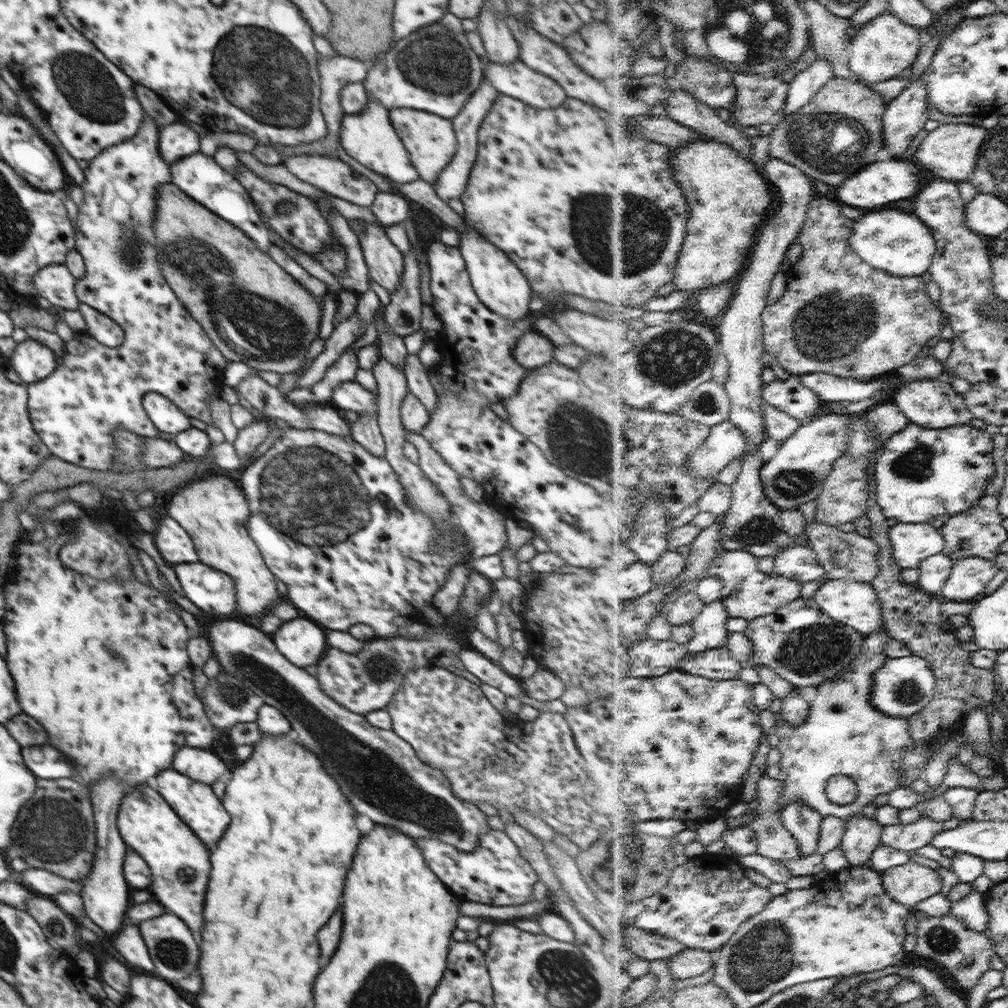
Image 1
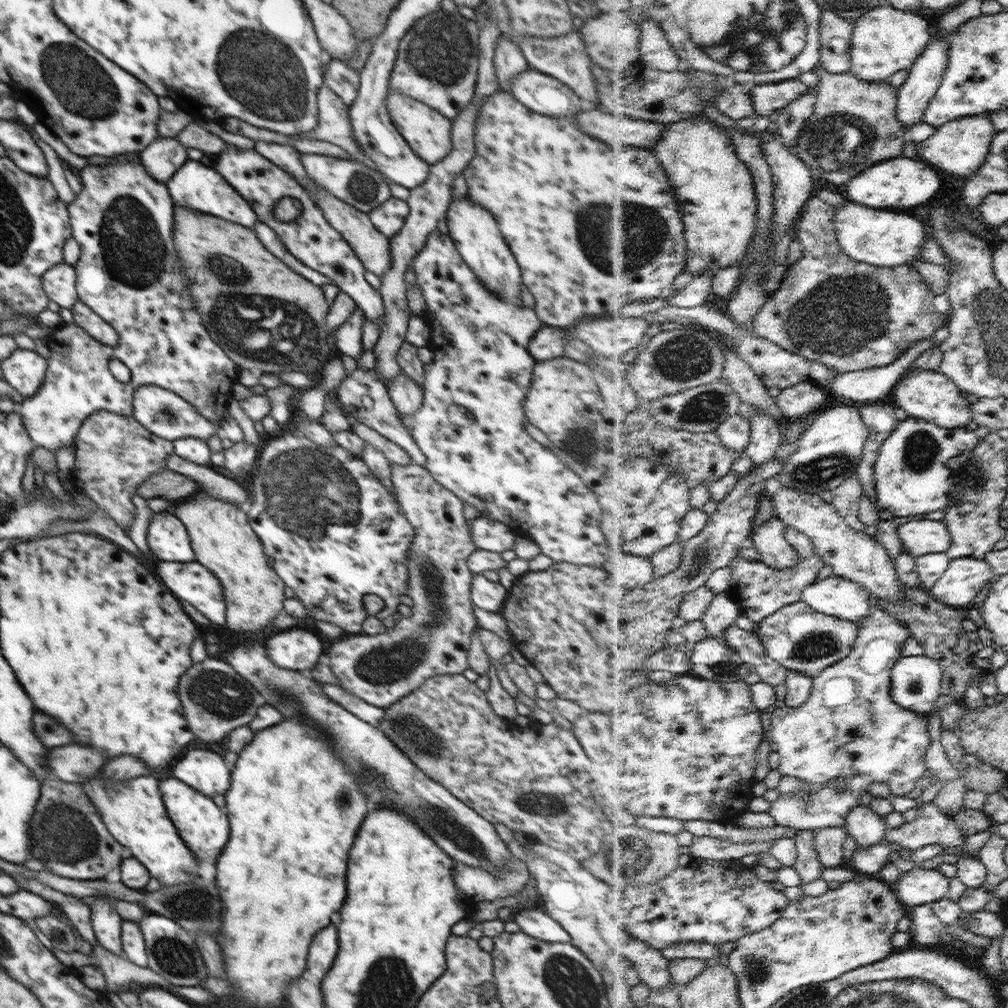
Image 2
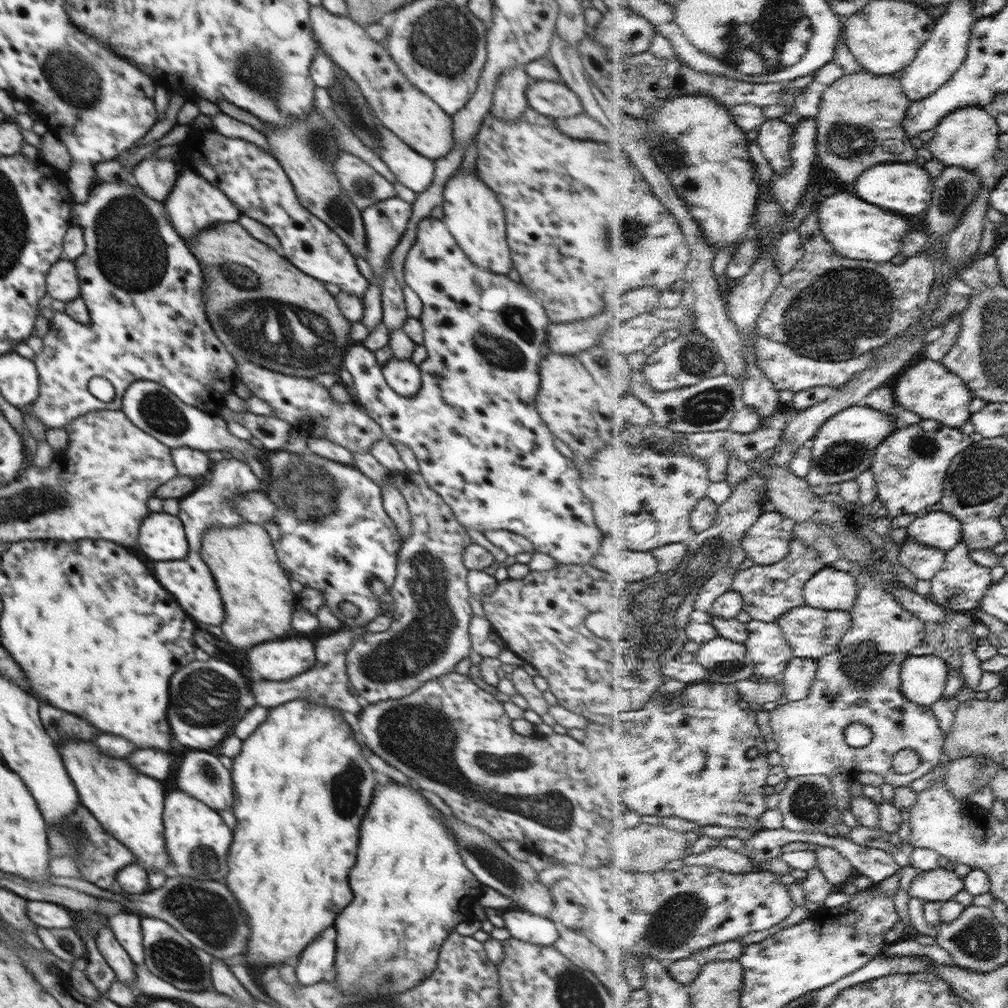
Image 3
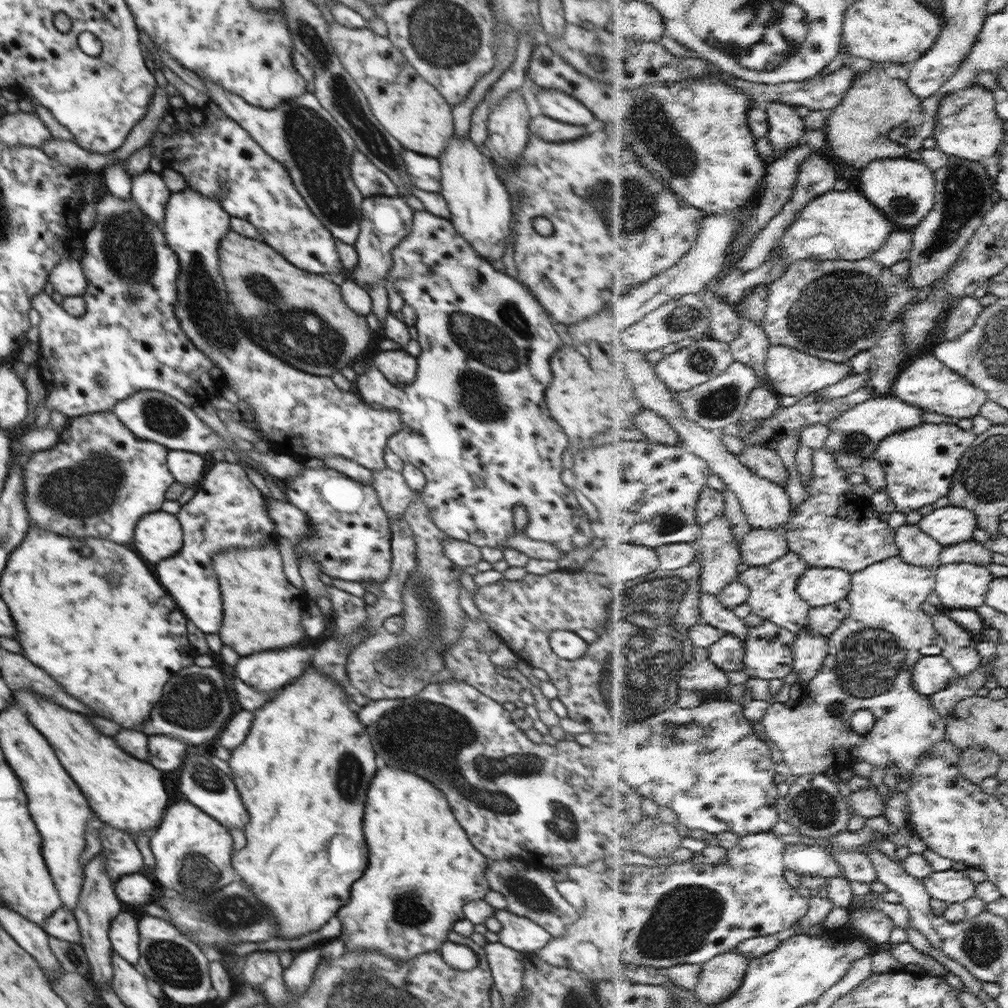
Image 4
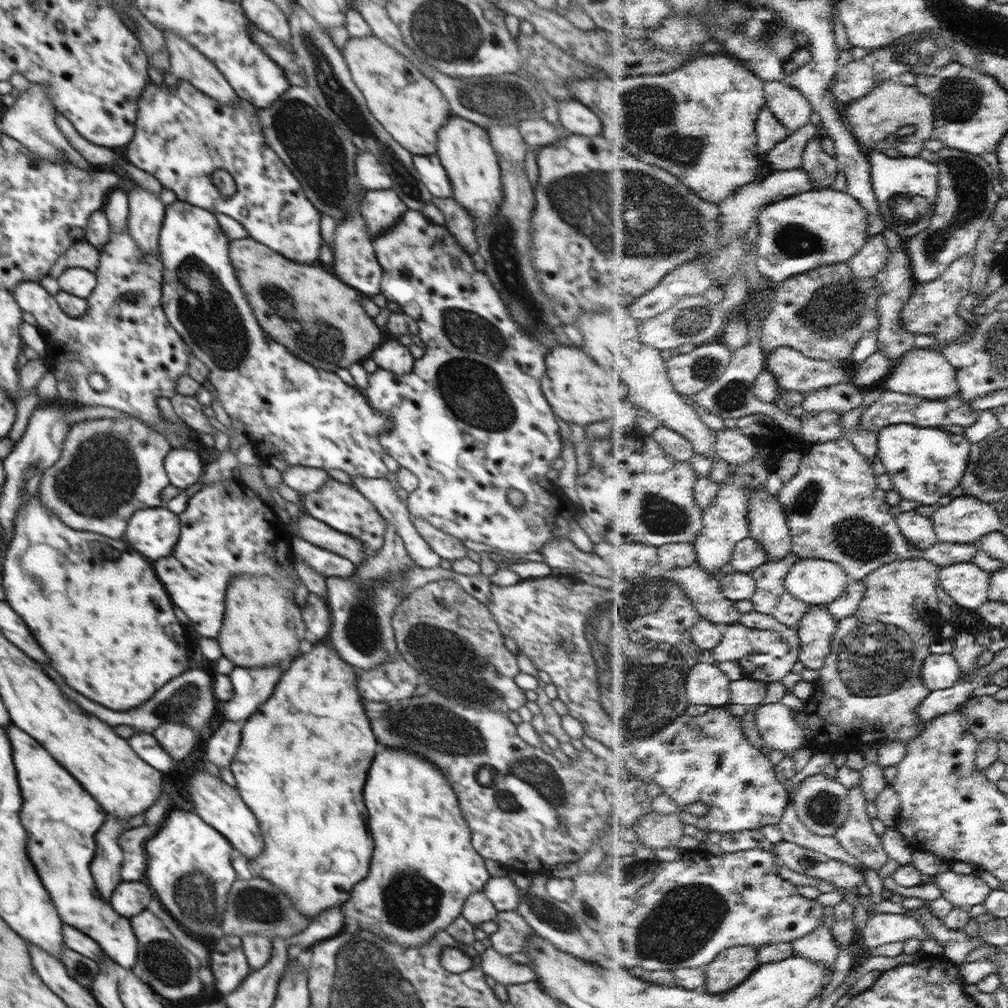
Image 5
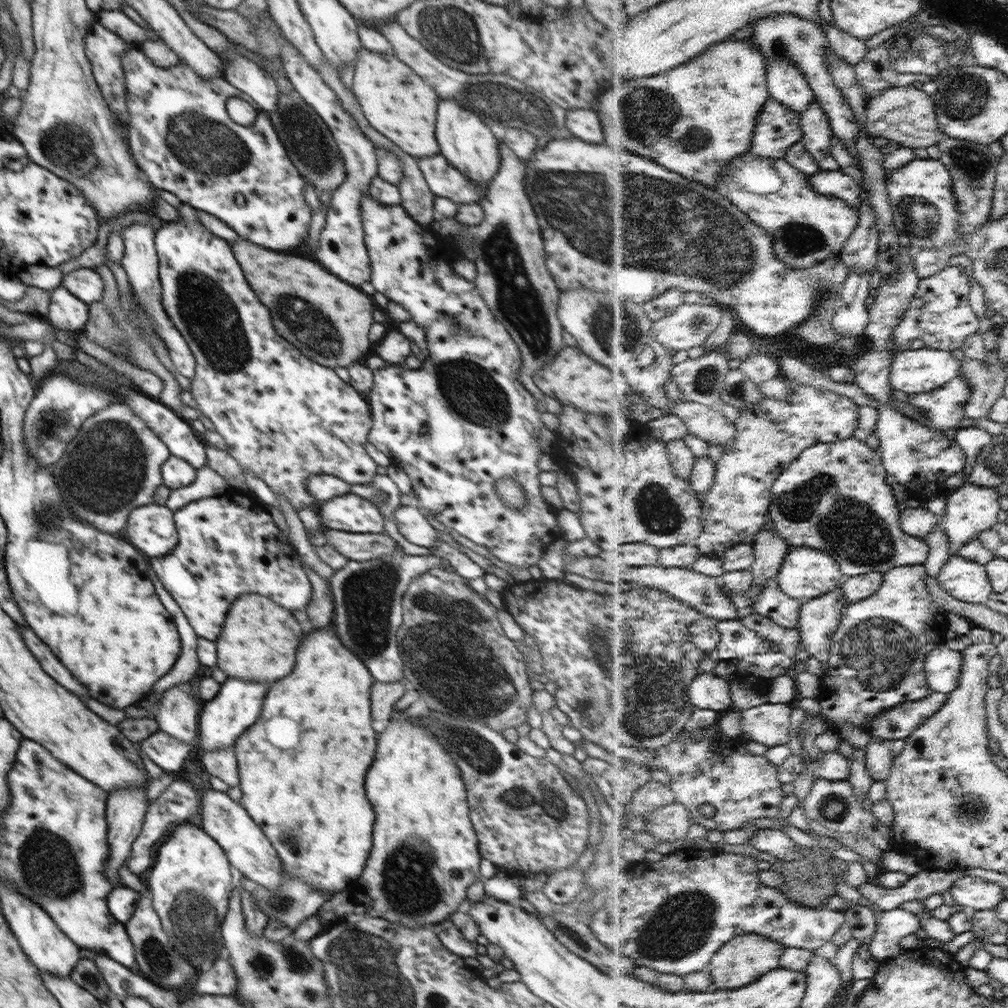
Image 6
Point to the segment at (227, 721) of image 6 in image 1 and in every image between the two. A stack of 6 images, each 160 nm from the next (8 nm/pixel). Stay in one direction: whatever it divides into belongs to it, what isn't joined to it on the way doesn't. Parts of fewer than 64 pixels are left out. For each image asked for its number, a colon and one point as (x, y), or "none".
1: (301, 641)
2: (298, 649)
3: (278, 660)
4: (270, 670)
5: (251, 686)

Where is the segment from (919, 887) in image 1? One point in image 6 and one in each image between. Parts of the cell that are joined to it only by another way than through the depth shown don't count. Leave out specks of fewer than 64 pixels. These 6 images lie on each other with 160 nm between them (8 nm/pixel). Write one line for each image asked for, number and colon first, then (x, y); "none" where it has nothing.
2: (919, 886)
3: (942, 884)
4: (952, 886)
5: (965, 890)
6: (974, 893)

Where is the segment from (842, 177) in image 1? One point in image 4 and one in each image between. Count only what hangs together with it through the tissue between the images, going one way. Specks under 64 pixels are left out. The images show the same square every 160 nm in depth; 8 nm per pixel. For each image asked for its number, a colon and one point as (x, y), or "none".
2: (848, 134)
3: (860, 112)
4: (859, 130)

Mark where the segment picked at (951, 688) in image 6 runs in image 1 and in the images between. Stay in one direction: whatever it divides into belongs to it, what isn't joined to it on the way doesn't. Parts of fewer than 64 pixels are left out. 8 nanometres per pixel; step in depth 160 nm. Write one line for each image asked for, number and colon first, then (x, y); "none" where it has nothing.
1: (905, 686)
2: (917, 681)
3: (925, 678)
4: (935, 673)
5: (941, 671)

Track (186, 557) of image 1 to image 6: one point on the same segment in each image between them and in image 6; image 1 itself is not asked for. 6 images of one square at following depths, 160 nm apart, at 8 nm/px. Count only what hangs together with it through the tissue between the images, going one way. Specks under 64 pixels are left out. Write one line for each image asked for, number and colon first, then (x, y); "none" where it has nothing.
2: (167, 537)
3: (162, 536)
4: (159, 535)
5: (154, 532)
6: (152, 529)

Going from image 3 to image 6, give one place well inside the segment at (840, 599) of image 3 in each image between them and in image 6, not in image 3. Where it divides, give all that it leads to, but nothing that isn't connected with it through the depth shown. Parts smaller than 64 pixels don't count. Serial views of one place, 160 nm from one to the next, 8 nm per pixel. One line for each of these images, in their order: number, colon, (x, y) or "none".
4: (820, 586)
5: (817, 581)
6: (808, 573)

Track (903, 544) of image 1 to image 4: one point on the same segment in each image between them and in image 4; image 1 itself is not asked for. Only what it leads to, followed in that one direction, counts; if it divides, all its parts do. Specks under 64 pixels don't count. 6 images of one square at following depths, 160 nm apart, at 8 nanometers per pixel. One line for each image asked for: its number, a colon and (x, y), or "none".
2: (924, 536)
3: (943, 530)
4: (952, 525)

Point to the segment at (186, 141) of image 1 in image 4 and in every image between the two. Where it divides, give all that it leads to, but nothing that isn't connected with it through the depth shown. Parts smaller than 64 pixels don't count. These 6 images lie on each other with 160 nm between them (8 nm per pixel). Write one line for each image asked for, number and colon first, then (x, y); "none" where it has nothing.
2: (163, 156)
3: (156, 176)
4: (148, 189)

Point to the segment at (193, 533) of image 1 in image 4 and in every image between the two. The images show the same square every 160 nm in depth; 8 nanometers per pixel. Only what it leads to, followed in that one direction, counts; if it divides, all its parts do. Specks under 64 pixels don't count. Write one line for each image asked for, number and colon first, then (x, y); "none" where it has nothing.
2: (222, 539)
3: (259, 600)
4: (262, 610)

